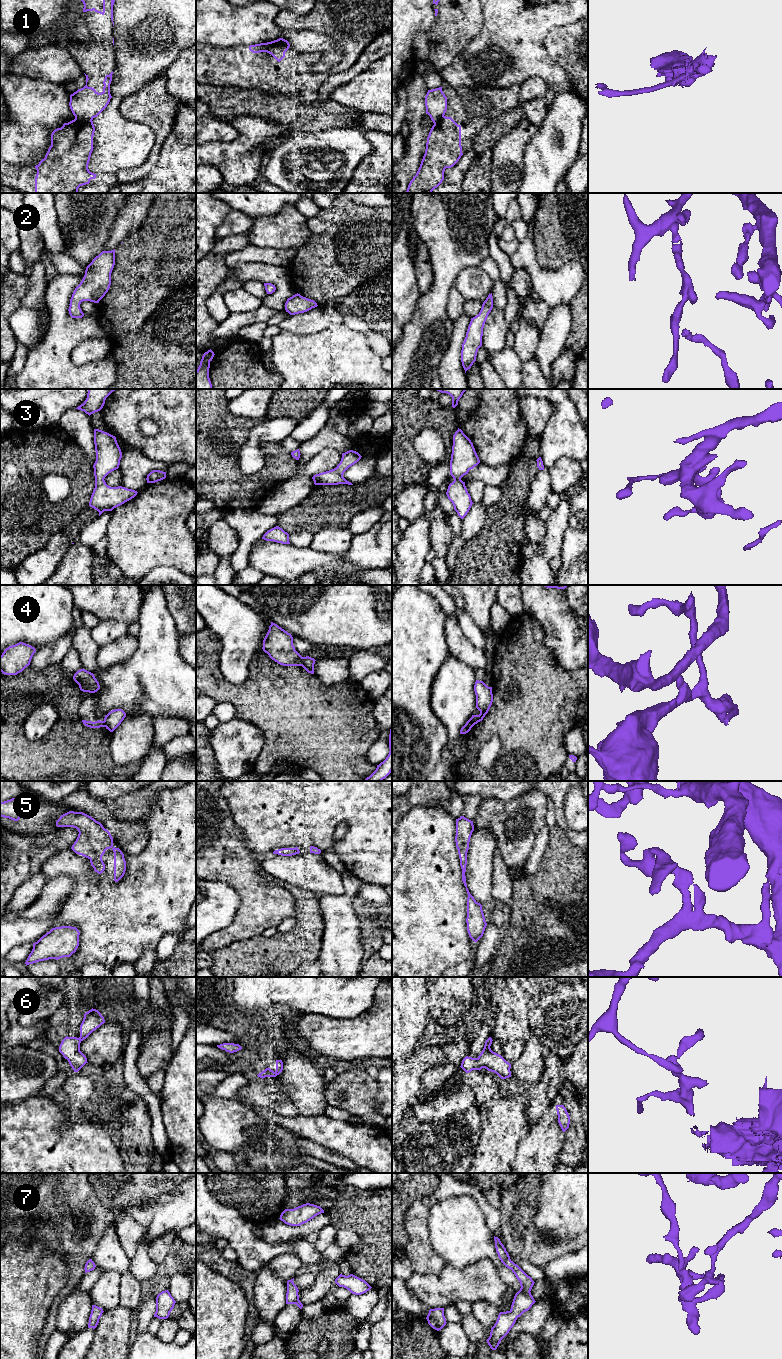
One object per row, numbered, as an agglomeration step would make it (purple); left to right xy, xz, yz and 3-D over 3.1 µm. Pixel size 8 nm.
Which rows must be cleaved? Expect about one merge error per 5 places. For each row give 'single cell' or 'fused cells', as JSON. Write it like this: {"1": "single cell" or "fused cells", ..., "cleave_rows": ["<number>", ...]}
{"1": "fused cells", "2": "single cell", "3": "single cell", "4": "fused cells", "5": "single cell", "6": "fused cells", "7": "single cell", "cleave_rows": ["1", "4", "6"]}

